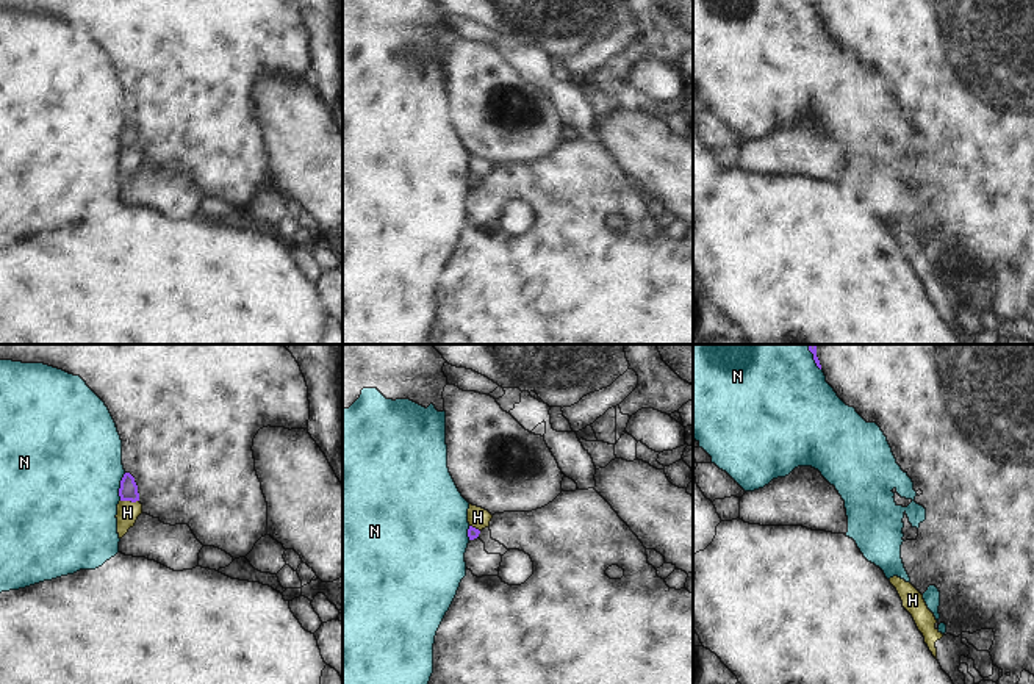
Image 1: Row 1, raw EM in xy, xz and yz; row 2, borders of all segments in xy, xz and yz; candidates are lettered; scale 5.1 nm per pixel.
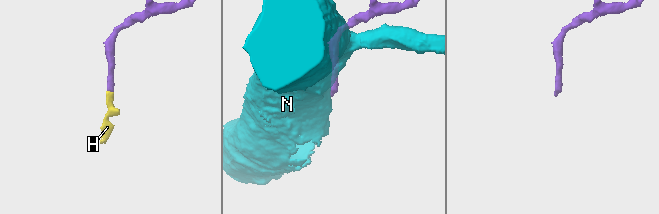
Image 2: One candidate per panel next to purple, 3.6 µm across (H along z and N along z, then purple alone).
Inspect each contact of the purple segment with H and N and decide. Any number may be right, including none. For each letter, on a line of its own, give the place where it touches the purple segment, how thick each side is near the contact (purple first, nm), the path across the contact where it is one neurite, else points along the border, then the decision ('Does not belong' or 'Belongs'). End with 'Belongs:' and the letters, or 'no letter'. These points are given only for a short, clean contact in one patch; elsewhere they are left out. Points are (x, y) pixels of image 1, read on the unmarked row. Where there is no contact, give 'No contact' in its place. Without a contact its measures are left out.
H: Touches purple at xy (130, 149). Thickness 100 nm (purple) against 110 nm. Path across: xy (129, 140), (130, 149), (127, 162). Belongs
N: Touches purple at xy (121, 136). Thickness 100 nm (purple) against 480 nm. Does not belong
Belongs: H

